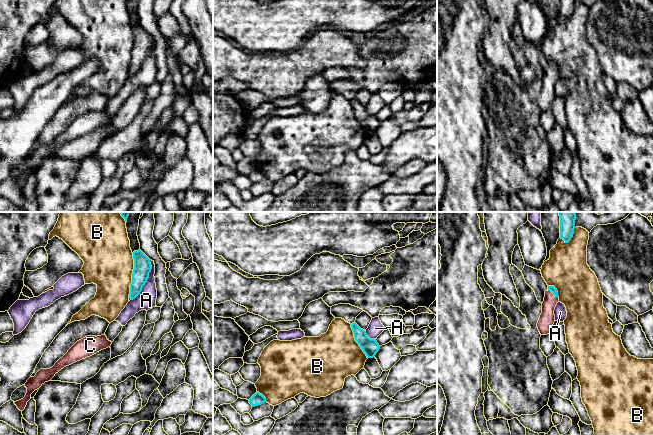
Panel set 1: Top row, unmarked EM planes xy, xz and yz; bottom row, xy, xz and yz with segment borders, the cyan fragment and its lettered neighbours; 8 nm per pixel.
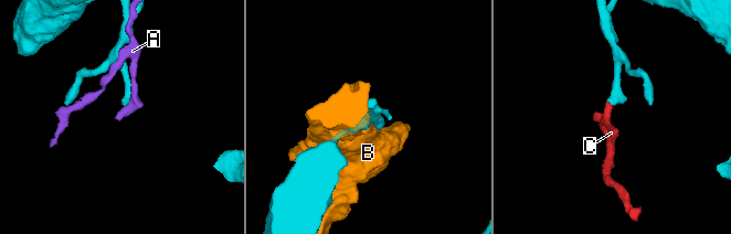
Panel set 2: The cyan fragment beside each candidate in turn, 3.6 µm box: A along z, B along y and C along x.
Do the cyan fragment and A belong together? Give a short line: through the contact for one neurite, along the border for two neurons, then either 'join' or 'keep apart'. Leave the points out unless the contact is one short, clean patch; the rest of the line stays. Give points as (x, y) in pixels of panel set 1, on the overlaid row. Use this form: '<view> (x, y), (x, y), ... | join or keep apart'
xy (150, 260), (151, 271), (149, 277), (142, 290), (131, 300) | keep apart

